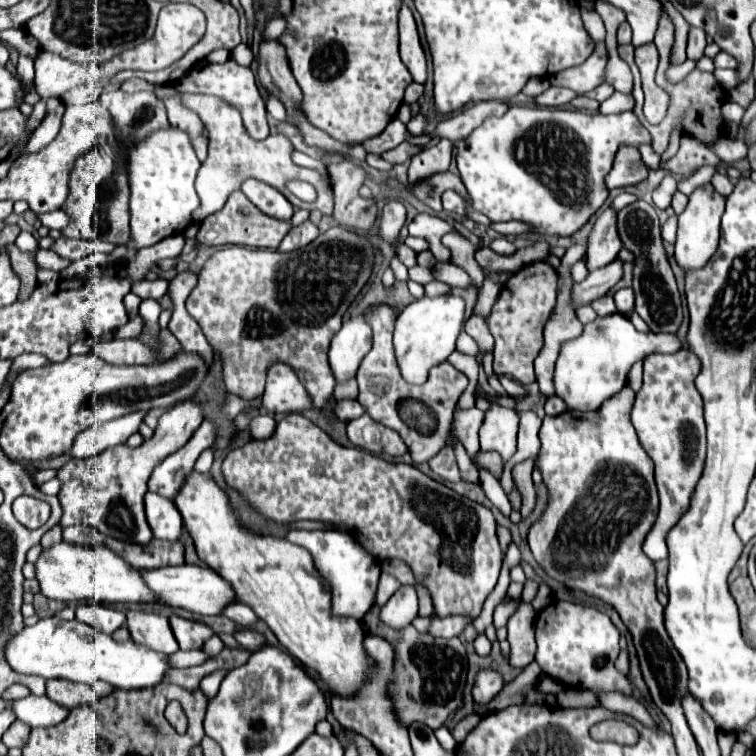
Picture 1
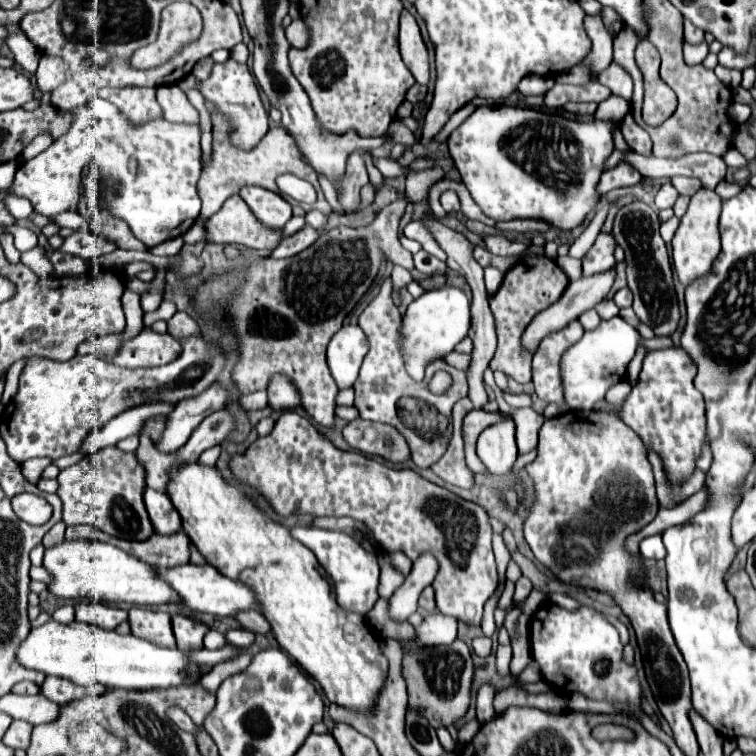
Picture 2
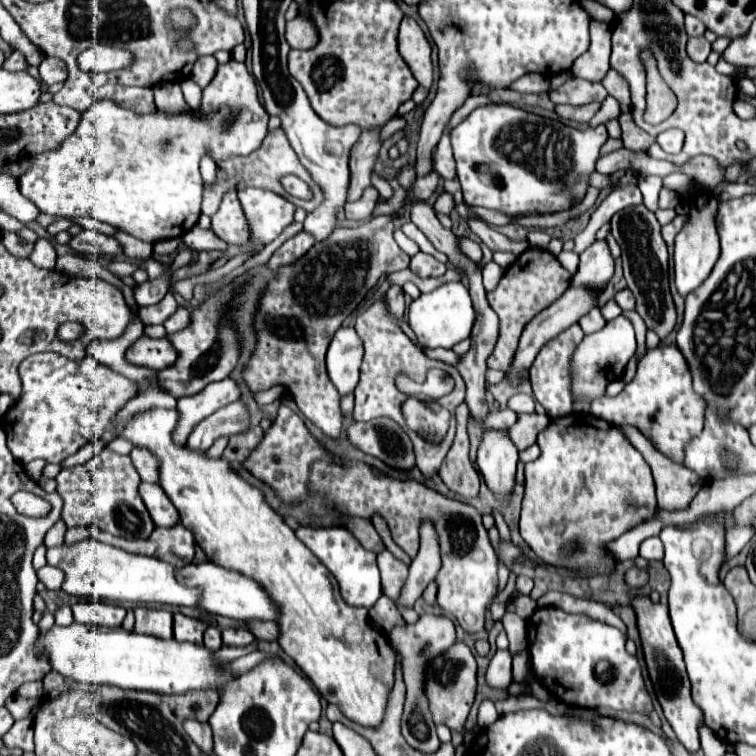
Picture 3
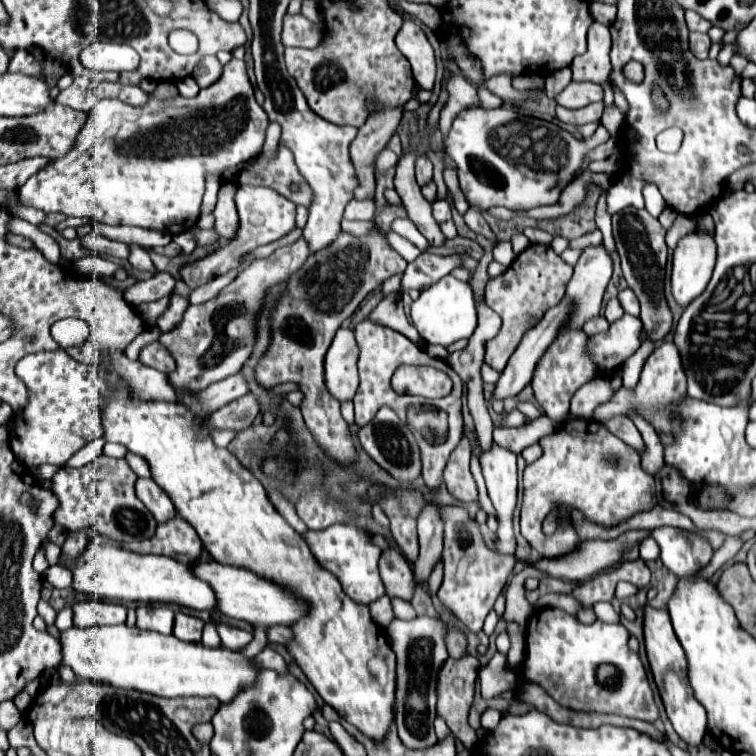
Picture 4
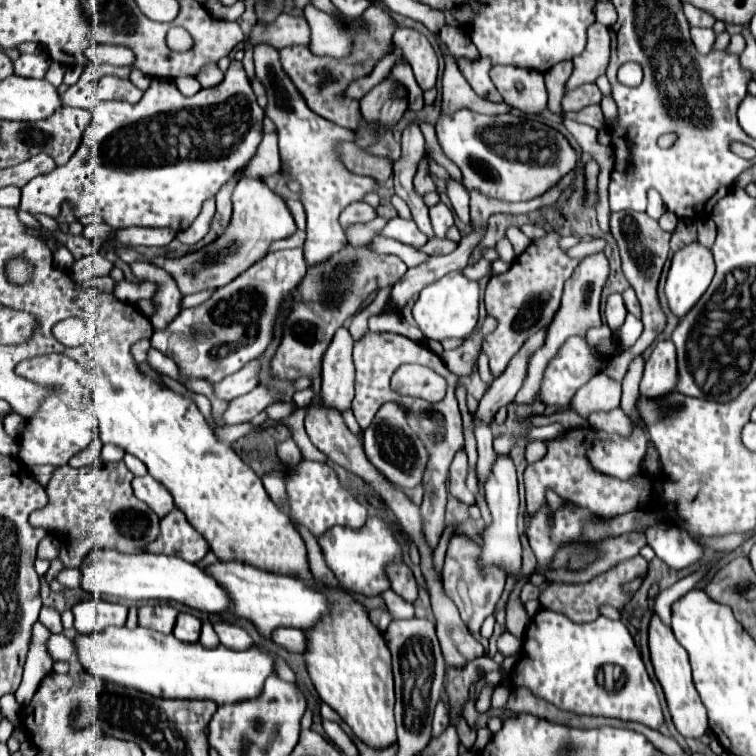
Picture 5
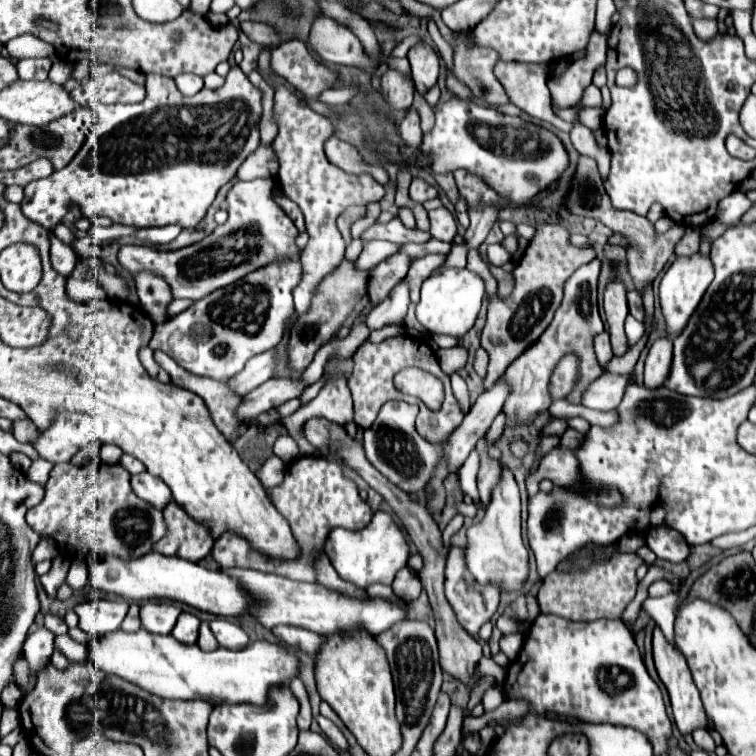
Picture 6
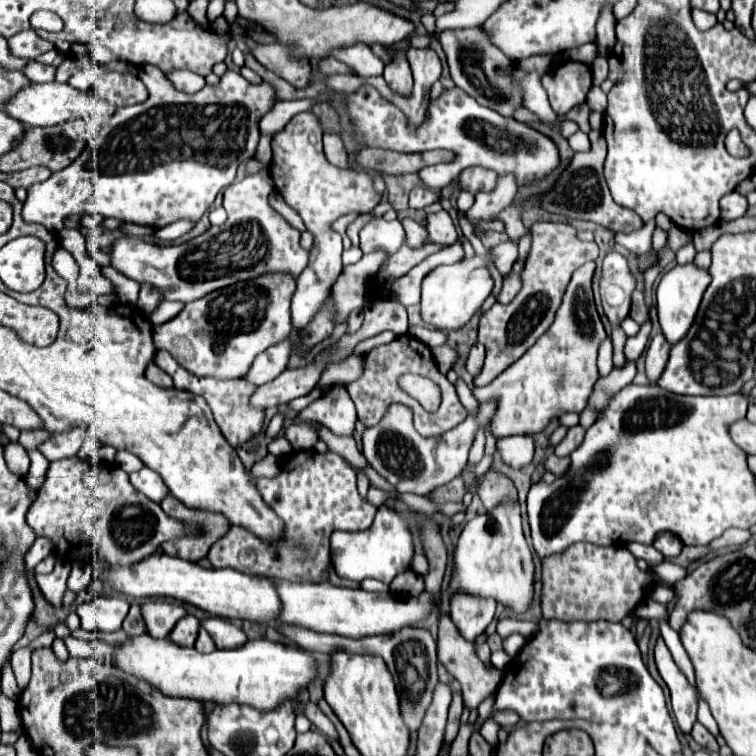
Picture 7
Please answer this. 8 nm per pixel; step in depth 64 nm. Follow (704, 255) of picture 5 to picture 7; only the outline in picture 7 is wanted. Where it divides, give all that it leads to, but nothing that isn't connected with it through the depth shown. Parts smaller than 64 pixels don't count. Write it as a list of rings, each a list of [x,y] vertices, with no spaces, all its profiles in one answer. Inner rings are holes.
[[[676,264],[672,270],[668,270],[662,276],[662,280],[658,284],[658,290],[656,290],[658,320],[660,320],[662,332],[664,332],[664,336],[666,336],[666,340],[668,340],[670,346],[674,346],[676,342],[680,342],[688,334],[688,328],[692,326],[692,322],[696,318],[702,294],[708,288],[708,284],[710,284],[710,274],[706,270],[696,268],[694,264],[686,264],[686,266]]]

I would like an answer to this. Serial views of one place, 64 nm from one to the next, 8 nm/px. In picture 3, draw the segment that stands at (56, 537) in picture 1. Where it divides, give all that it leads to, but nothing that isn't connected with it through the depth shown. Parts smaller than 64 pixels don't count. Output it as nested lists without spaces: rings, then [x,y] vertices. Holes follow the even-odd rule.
[[[58,520],[46,534],[46,540],[44,540],[44,546],[60,546],[64,542],[64,534],[66,534],[66,524],[62,520]]]

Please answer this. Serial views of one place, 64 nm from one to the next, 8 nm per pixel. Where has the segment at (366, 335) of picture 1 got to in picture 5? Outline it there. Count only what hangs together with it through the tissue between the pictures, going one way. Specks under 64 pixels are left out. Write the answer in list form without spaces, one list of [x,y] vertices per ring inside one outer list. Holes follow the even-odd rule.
[[[340,328],[322,358],[322,406],[346,412],[354,398],[352,338],[348,328]]]

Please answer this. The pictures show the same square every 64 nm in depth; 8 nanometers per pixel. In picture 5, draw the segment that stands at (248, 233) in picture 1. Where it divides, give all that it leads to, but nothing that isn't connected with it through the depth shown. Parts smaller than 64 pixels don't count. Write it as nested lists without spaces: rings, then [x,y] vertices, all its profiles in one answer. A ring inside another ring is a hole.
[[[236,178],[228,180],[228,184],[224,184],[220,188],[220,192],[216,194],[216,212],[222,214],[222,220],[220,224],[226,226],[230,222],[230,214],[232,214],[232,202],[230,202],[230,194],[232,194],[232,188],[236,186]]]

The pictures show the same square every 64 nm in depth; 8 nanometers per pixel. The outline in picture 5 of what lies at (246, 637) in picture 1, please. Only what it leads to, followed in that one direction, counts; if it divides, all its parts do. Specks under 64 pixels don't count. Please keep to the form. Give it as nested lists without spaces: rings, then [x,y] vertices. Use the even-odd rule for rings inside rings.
[[[216,622],[214,624],[214,630],[216,630],[218,638],[220,638],[220,644],[226,646],[226,648],[244,650],[244,648],[250,648],[252,646],[252,638],[248,636],[248,632],[242,630],[240,626],[236,626],[236,624]]]

